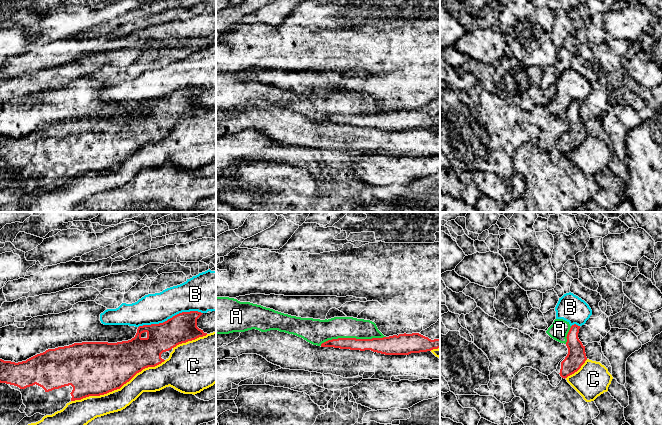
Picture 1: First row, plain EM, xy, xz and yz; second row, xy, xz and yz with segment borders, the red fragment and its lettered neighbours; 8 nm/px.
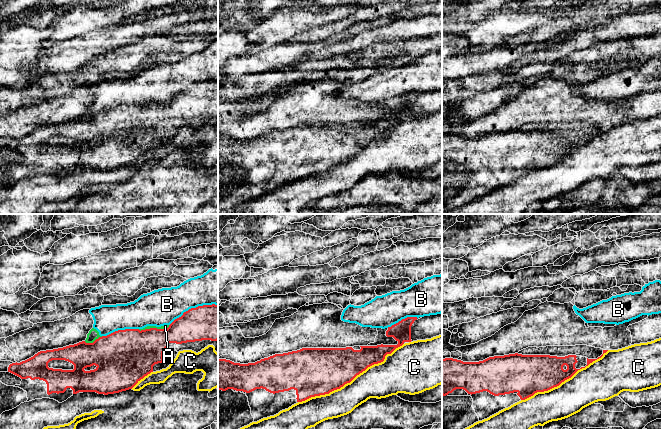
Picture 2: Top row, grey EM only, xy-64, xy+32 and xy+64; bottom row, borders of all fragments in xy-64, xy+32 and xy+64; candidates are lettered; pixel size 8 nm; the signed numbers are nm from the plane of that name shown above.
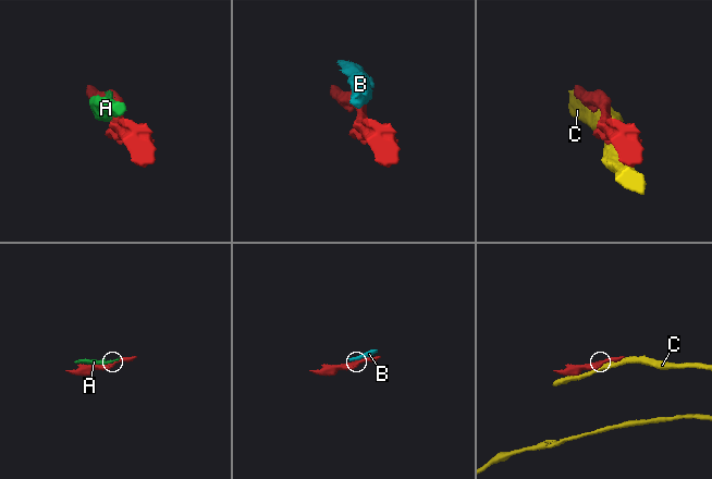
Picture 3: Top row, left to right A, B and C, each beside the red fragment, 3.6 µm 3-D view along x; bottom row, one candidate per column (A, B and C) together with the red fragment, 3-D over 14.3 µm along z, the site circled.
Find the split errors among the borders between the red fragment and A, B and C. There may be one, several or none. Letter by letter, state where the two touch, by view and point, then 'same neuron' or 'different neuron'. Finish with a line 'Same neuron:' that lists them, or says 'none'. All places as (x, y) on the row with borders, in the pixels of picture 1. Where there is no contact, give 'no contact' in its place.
A: xz (352, 338) | different neuron
B: xy (170, 318) | different neuron
C: xy (118, 388) | different neuron
Same neuron: none

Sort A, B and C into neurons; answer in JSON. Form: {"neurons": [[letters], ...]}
{"neurons": [["A", "B"], ["C"]]}

